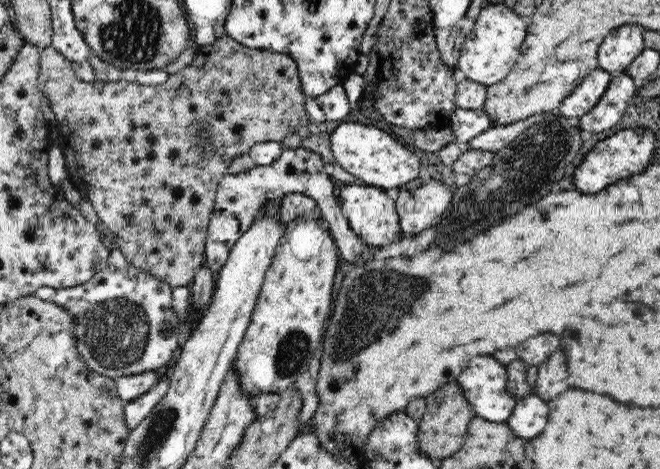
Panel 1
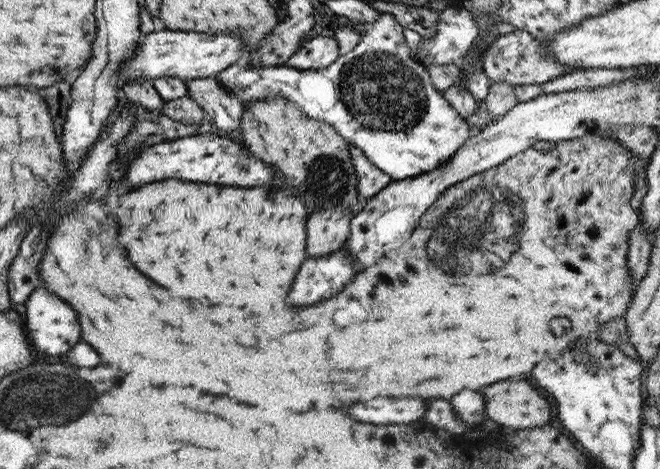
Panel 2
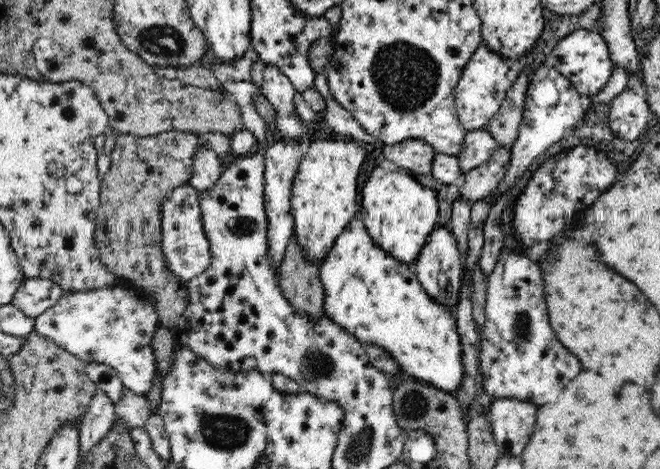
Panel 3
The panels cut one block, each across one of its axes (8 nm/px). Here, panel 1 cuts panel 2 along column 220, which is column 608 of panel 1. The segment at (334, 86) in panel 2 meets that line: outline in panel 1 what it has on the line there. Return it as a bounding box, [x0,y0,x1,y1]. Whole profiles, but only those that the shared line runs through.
[559,67,614,119]

